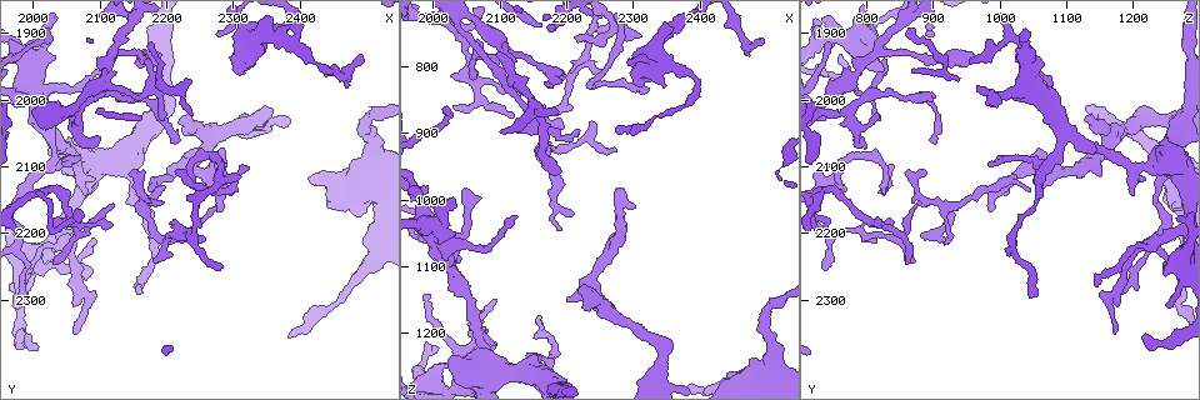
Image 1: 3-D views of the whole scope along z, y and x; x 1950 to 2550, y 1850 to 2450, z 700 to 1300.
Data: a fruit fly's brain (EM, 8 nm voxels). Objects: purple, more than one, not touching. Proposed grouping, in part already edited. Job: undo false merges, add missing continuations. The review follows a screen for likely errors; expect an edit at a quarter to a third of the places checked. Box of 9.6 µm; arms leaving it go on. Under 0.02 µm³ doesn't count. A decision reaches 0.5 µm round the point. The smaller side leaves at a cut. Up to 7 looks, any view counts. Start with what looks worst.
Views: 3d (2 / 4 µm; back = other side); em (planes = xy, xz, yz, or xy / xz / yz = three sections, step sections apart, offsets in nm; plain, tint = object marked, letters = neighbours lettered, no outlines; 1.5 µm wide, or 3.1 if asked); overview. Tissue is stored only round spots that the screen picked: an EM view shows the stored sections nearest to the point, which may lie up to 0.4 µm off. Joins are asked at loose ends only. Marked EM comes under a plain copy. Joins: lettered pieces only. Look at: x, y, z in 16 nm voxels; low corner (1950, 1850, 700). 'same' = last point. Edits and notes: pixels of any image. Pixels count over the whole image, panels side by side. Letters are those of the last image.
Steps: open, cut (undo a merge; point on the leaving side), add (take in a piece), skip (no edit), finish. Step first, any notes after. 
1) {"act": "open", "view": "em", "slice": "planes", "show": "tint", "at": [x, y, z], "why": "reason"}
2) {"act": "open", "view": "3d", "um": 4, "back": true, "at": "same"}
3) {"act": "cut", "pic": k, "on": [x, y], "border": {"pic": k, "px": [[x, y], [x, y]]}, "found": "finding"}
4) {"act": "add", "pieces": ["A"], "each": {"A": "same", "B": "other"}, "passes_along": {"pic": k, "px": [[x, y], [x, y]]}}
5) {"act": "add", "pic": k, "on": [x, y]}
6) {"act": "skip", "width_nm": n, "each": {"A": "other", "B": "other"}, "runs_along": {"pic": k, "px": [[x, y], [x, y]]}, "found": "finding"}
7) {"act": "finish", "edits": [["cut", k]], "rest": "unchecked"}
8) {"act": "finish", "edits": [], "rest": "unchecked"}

{"act": "open", "view": "em", "slice": "planes", "show": "tint", "at": [2310, 1960, 830], "why": "an open end"}

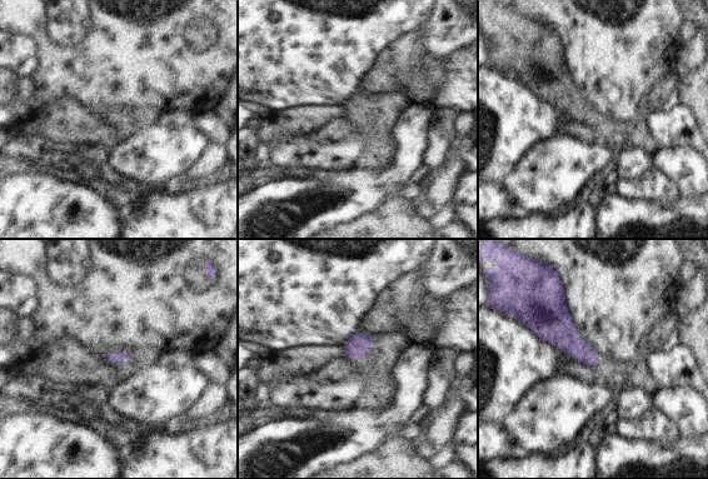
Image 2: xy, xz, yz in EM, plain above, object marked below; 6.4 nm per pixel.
{"act": "open", "view": "em", "slice": "planes", "show": "letters", "at": "same"}

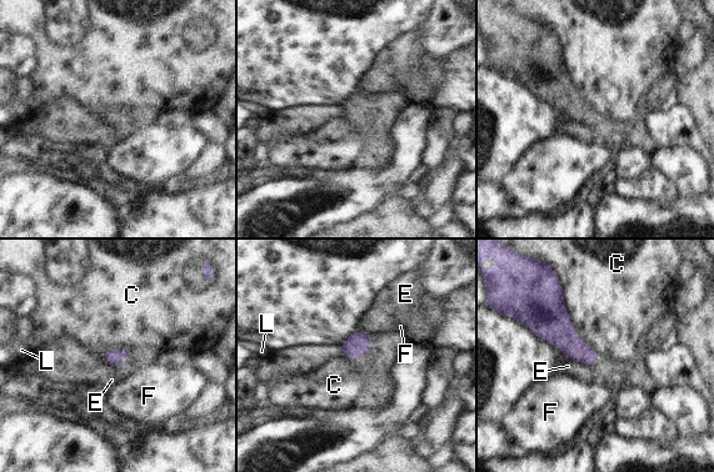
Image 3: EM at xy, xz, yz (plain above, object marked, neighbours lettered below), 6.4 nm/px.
{"act": "skip", "longest_contact_nm": ["C", 550], "each": {"C": "other", "E": "other", "F": "other", "L": "other"}, "found": "none of them fits"}

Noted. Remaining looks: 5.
{"act": "open", "view": "em", "slice": "xz", "step": 4, "show": "tint", "at": [2275, 2125, 1050], "why": "branch stops here"}

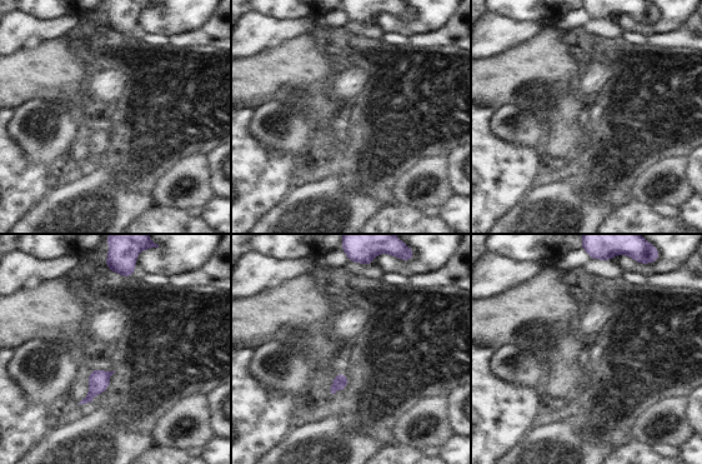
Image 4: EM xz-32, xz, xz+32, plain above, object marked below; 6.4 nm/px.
{"act": "open", "view": "em", "slice": "planes", "show": "letters", "at": "same"}

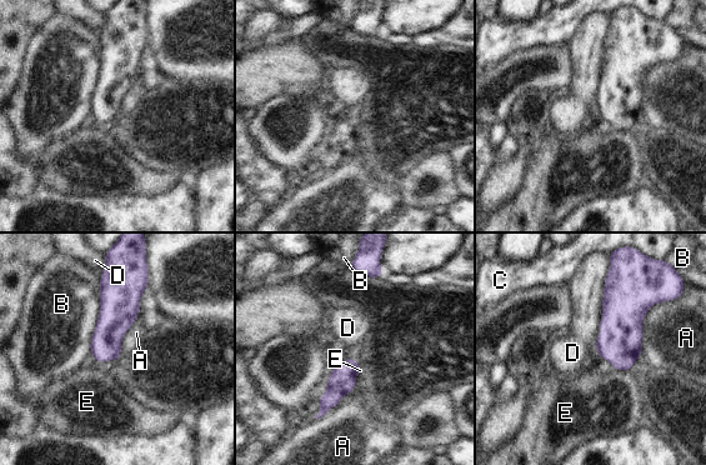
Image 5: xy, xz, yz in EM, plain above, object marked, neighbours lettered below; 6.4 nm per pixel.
{"act": "skip", "each": {"A": "other", "B": "other", "C": "other", "D": "other", "E": "other"}, "border": {"pic": 5, "px": [[610, 268], [605, 276], [595, 353]]}, "found": "no lettered piece goes on from it"}

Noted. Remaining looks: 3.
{"act": "open", "view": "em", "slice": "planes", "show": "letters", "at": [2030, 2245, 860], "why": "an open end"}

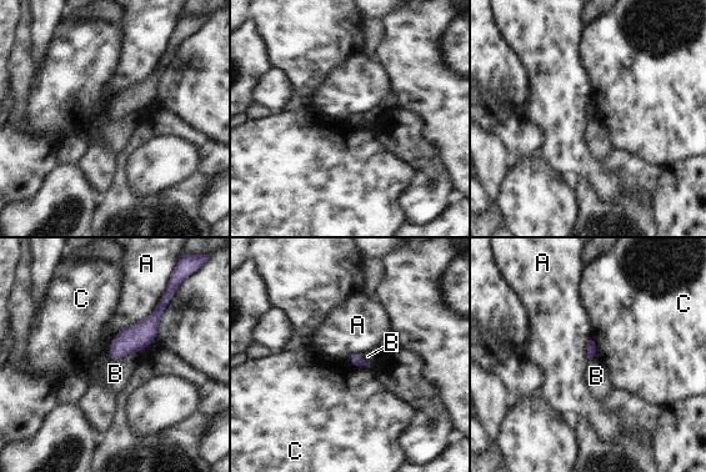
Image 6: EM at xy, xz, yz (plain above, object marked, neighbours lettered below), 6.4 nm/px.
{"act": "skip", "each": {"A": "other", "B": "other", "C": "other"}, "runs_along": {"pic": 6, "px": [[161, 304], [155, 316], [111, 356]]}, "found": "no lettered piece goes on from it"}

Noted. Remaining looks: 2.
{"act": "finish", "edits": [], "rest": "unchecked"}

